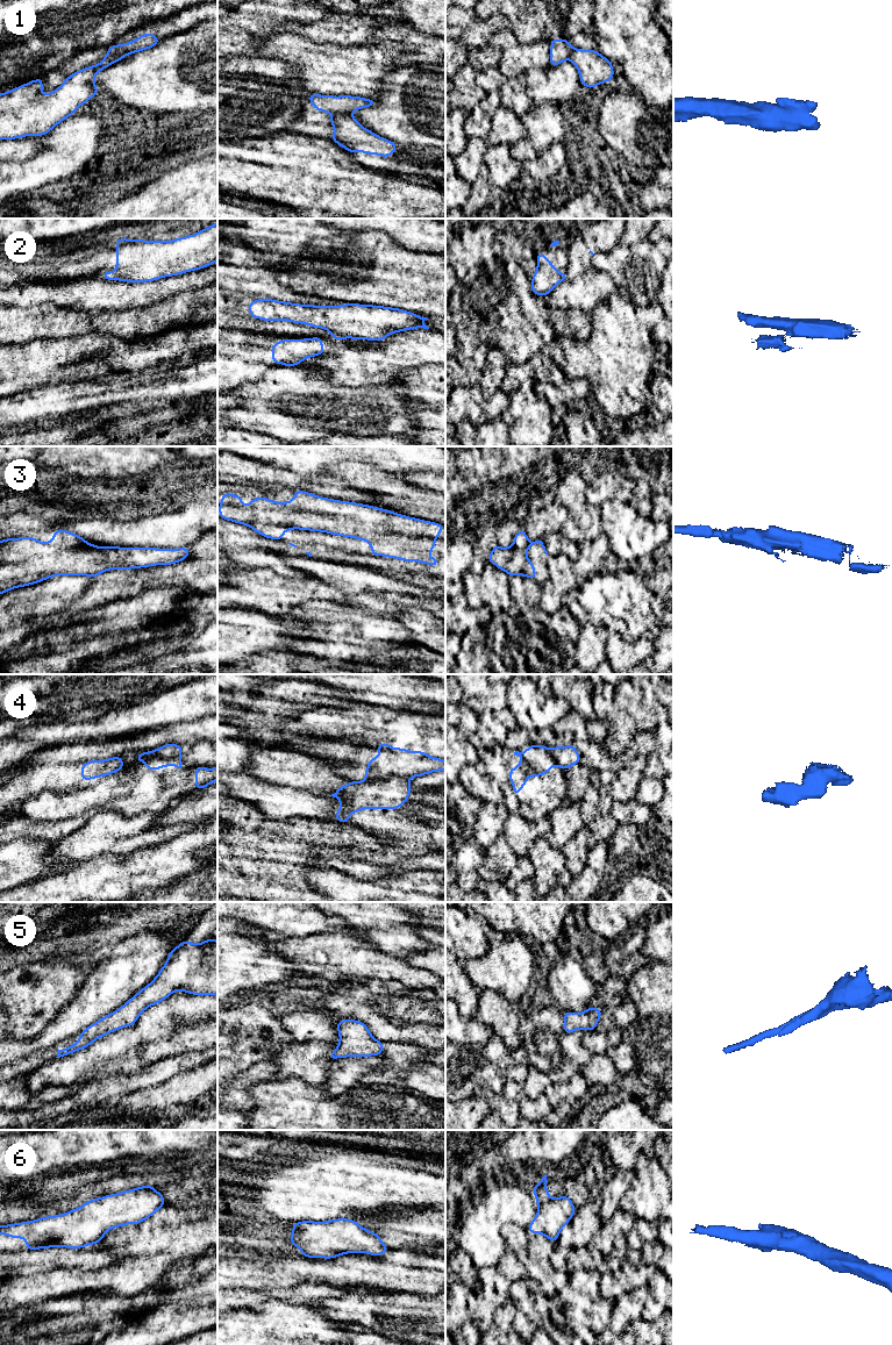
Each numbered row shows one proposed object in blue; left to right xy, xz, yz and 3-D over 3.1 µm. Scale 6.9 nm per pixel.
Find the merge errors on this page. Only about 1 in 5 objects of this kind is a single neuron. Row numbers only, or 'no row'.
1, 2, 4

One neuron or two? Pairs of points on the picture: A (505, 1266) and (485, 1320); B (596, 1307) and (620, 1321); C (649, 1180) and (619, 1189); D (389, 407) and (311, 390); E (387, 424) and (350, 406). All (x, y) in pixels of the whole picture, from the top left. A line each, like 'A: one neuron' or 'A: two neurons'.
A: one neuron
B: two neurons
C: two neurons
D: one neuron
E: one neuron

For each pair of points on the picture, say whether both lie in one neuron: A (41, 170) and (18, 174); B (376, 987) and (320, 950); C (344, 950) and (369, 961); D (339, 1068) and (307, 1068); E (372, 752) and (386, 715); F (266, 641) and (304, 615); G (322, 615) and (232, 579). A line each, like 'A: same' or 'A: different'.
A: same
B: different
C: same
D: different
E: same
F: different
G: same

